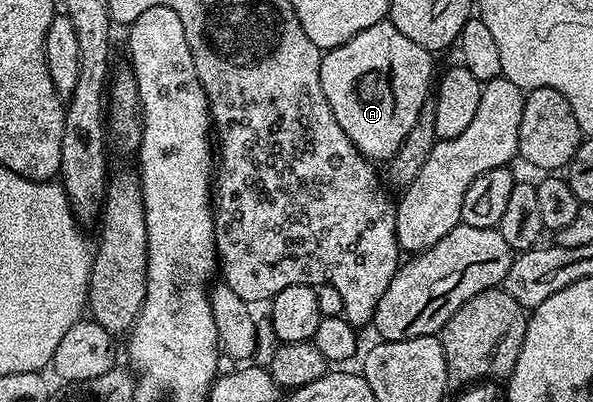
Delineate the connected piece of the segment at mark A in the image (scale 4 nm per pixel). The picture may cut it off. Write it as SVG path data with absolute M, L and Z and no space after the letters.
M389 19L365 27L353 39L323 53L321 91L325 91L341 131L364 157L375 163L386 162L403 144L432 92L431 61L432 54L401 35Z

